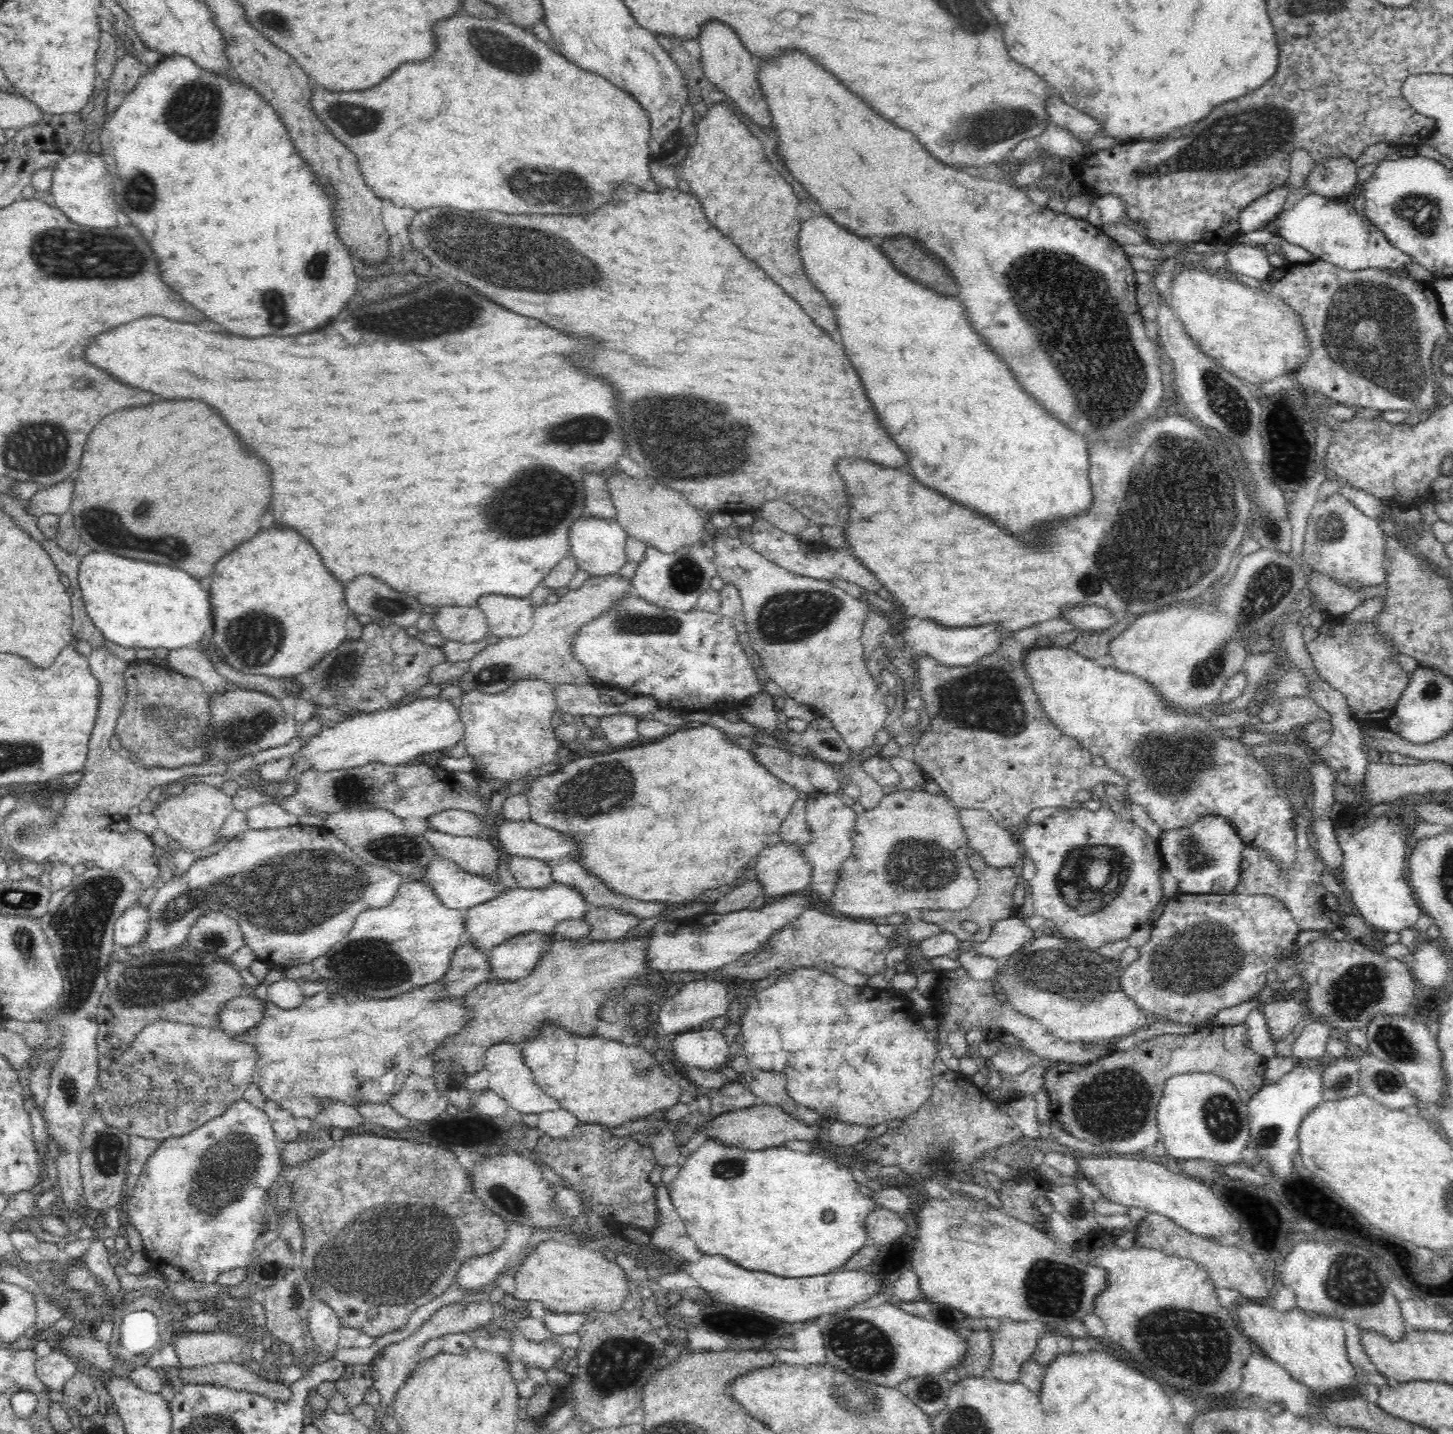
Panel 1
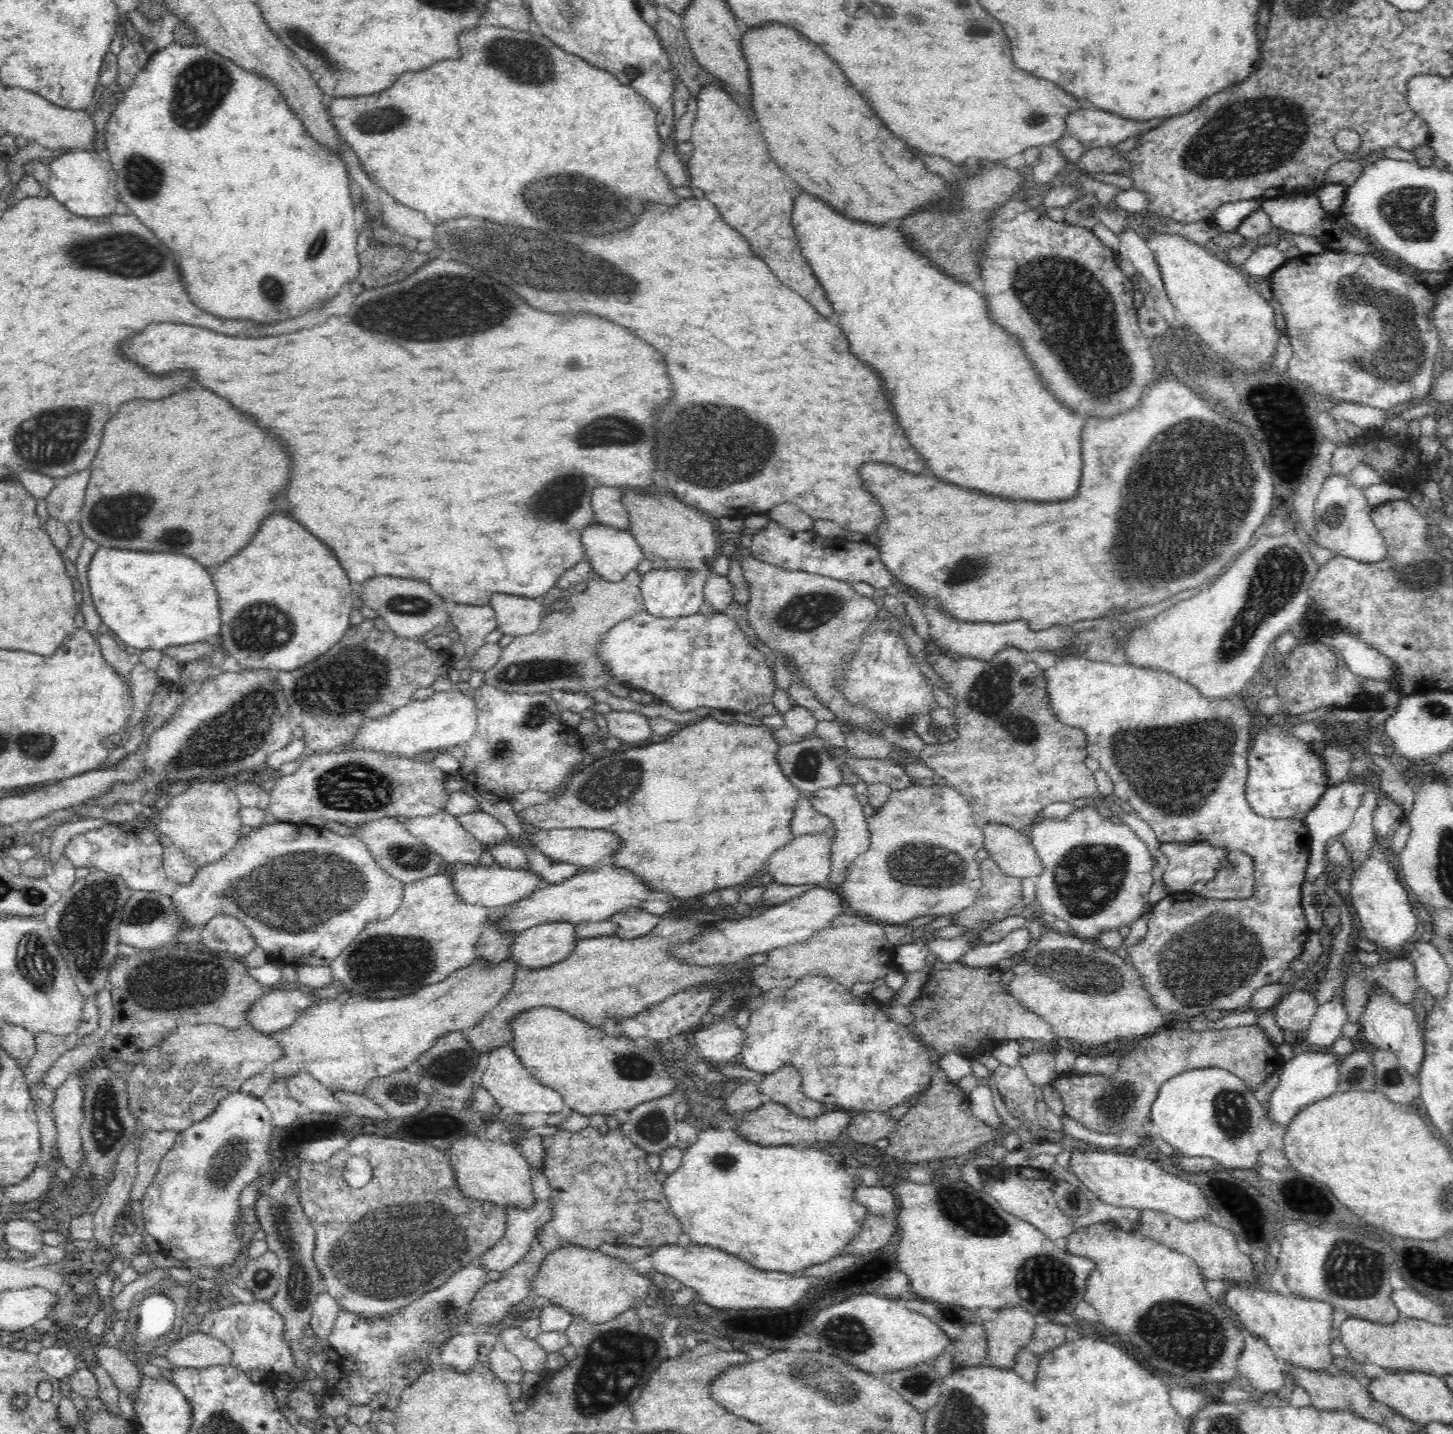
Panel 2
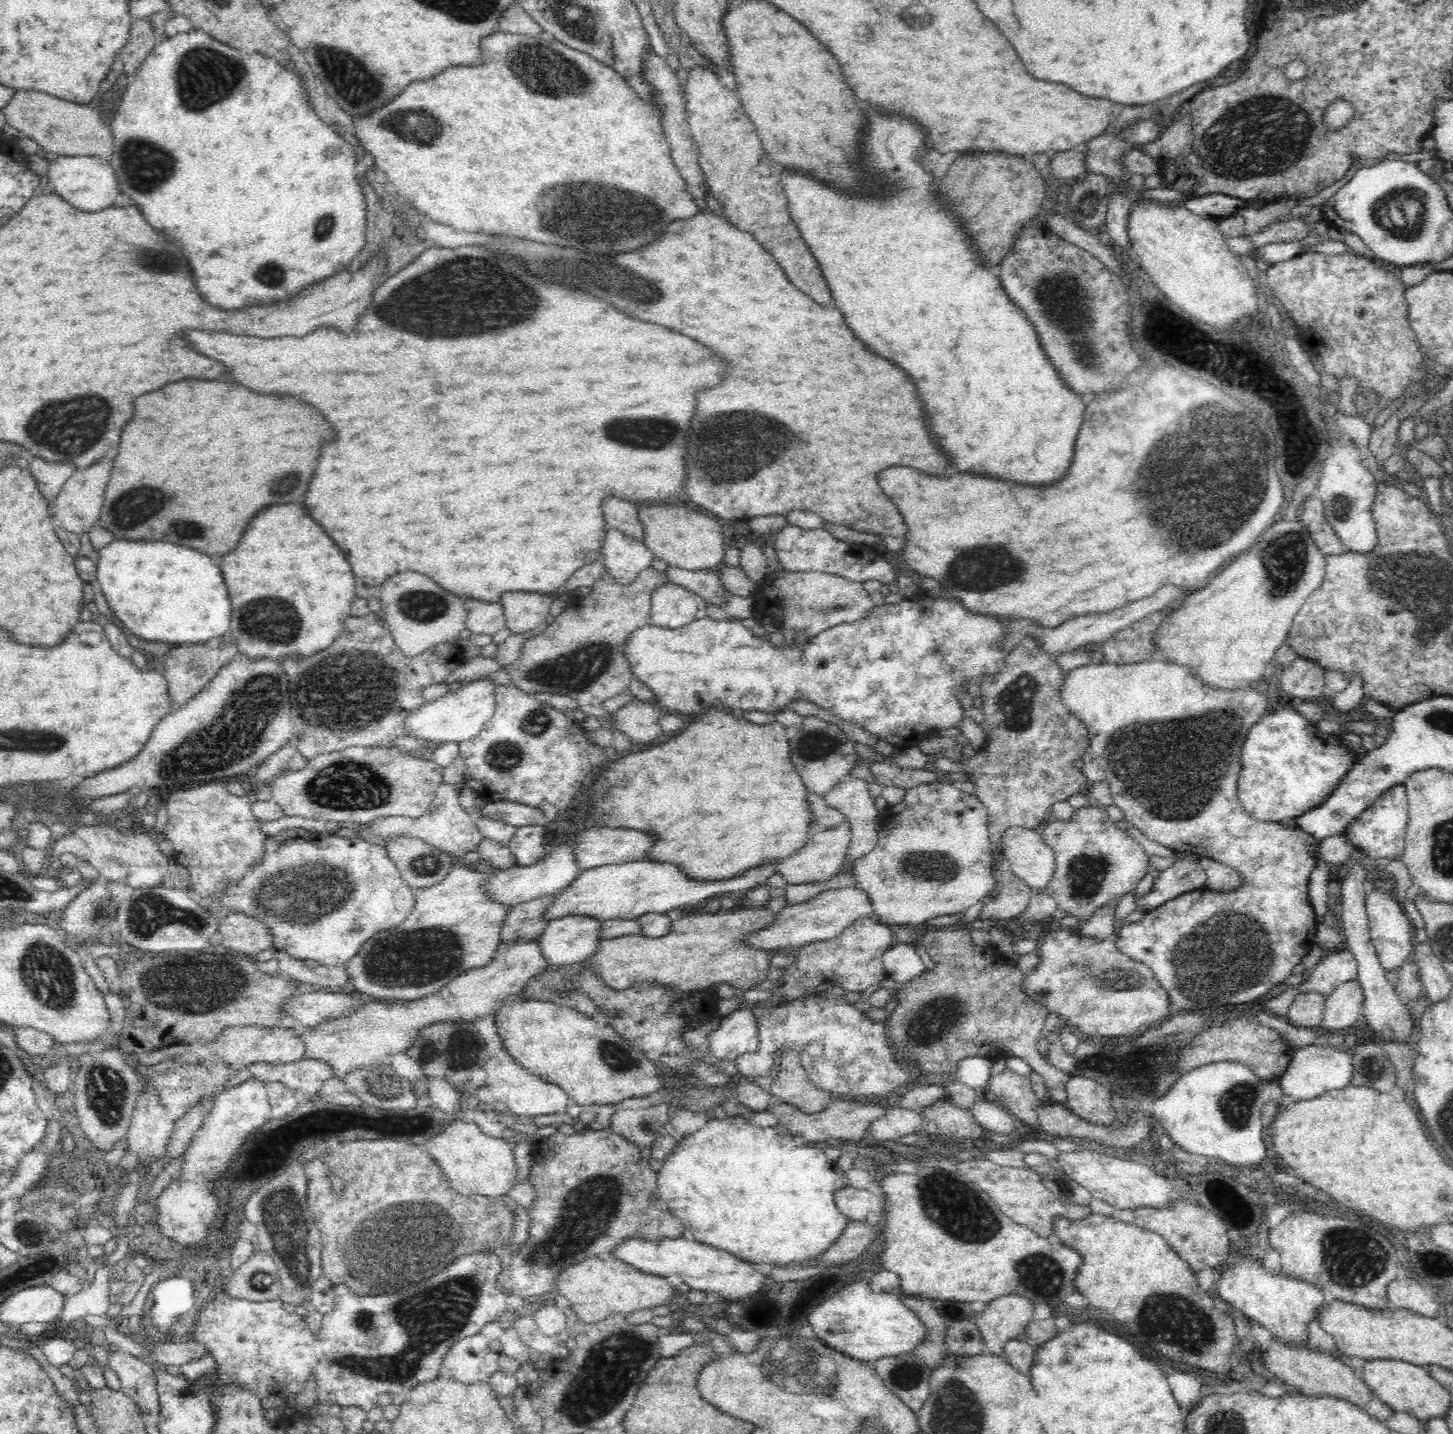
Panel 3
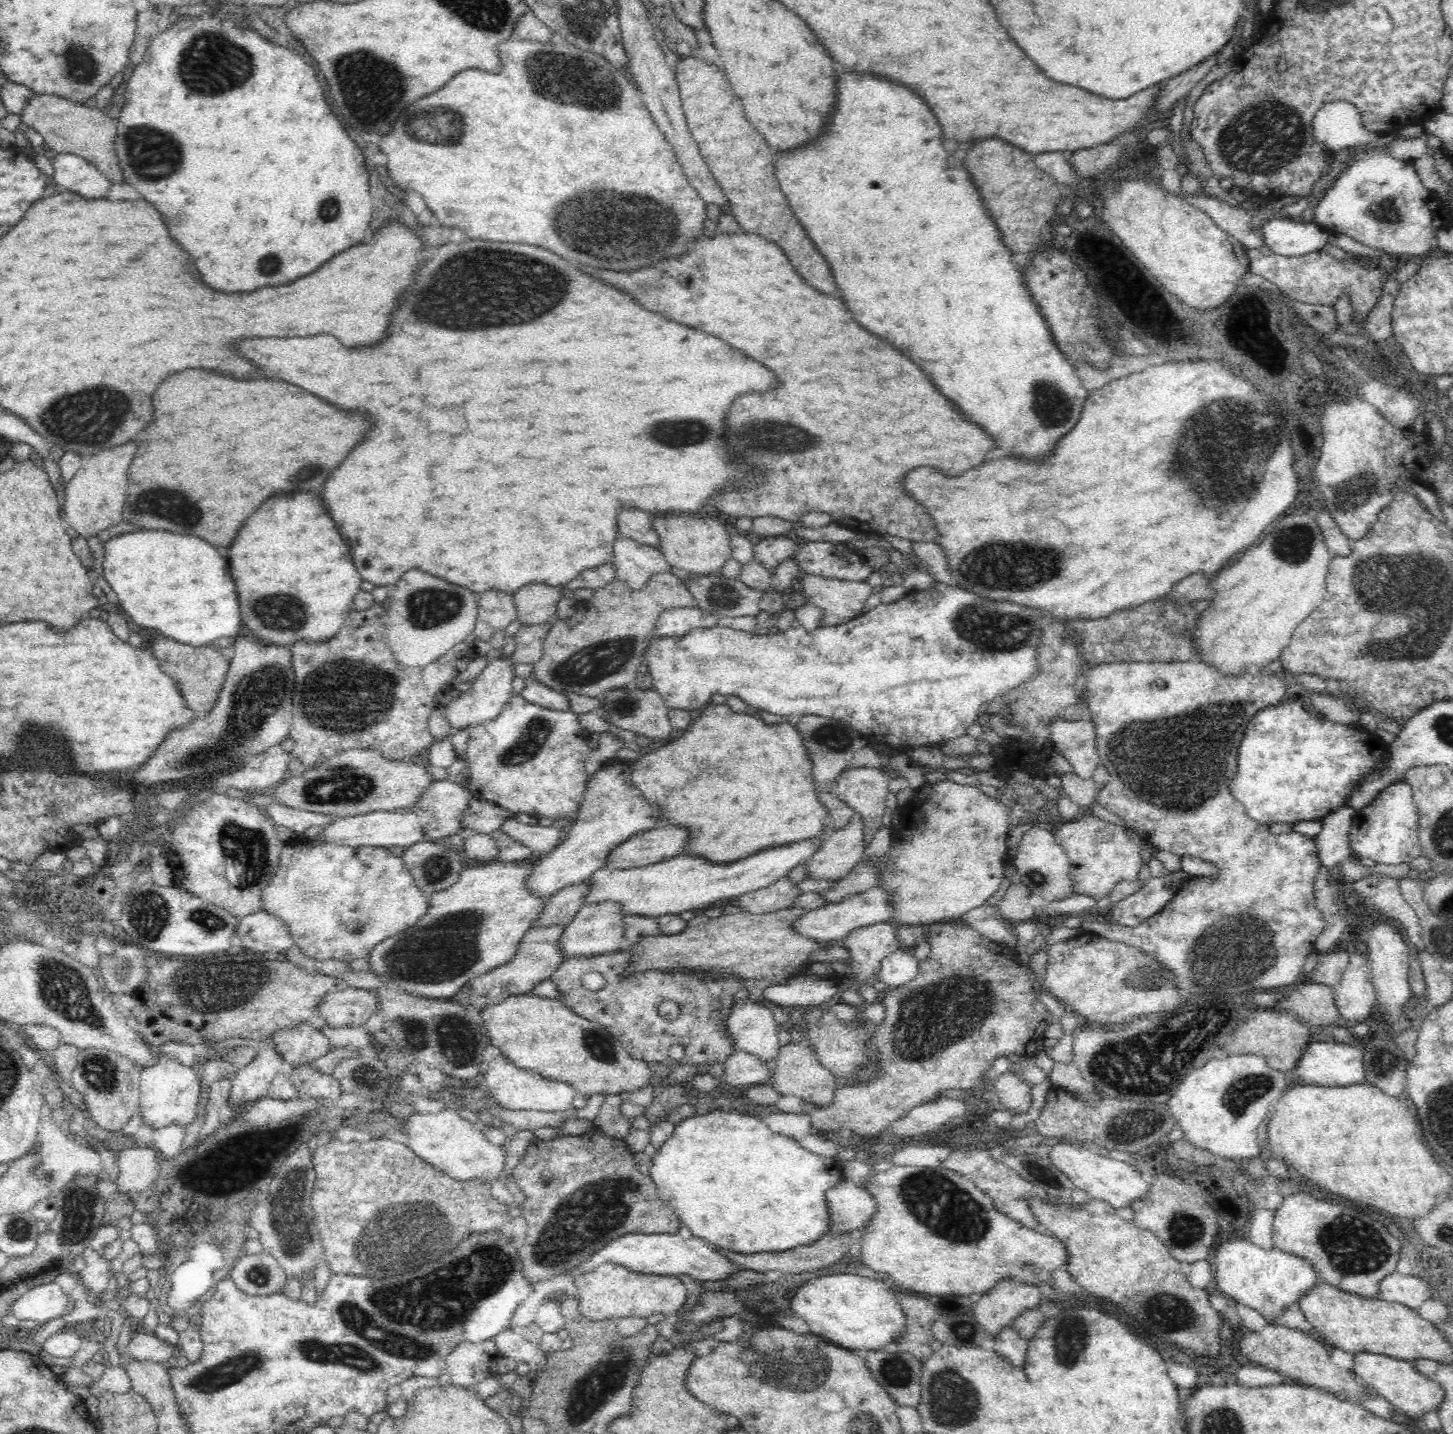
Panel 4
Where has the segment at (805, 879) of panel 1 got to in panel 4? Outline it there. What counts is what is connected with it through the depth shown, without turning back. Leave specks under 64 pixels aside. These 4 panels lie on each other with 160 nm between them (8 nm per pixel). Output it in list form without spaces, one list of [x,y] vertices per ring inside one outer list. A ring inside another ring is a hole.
[[[855,812],[850,822],[840,830],[834,831],[830,838],[820,846],[820,850],[814,854],[810,861],[804,862],[807,865],[807,878],[813,880],[832,880],[834,882],[844,879],[861,862],[866,860],[864,843],[864,825],[862,815]]]

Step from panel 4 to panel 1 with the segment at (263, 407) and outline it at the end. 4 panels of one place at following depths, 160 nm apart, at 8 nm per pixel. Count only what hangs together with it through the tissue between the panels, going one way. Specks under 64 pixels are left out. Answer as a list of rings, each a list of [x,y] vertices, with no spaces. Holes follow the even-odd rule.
[[[164,400],[154,406],[118,410],[102,418],[92,430],[84,450],[71,512],[81,542],[96,552],[170,564],[202,580],[214,572],[214,564],[224,554],[258,534],[260,520],[270,504],[272,488],[266,462],[246,452],[224,418],[202,400]],[[118,524],[132,532],[126,534],[126,538],[132,540],[124,540],[124,546]]]

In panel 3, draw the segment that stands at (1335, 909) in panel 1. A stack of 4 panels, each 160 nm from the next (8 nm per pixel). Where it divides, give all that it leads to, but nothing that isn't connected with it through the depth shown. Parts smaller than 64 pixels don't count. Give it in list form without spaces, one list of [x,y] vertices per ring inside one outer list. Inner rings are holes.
[[[1201,856],[1199,862],[1206,872],[1207,882],[1205,888],[1210,892],[1230,893],[1240,888],[1242,875],[1234,869],[1214,861],[1213,859]]]

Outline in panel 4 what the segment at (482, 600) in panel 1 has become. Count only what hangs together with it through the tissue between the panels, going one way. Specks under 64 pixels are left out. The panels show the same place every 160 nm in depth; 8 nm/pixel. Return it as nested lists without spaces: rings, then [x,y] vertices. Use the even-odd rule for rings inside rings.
[[[535,582],[522,586],[513,594],[518,607],[518,621],[523,625],[546,623],[556,612],[562,598],[562,587]]]

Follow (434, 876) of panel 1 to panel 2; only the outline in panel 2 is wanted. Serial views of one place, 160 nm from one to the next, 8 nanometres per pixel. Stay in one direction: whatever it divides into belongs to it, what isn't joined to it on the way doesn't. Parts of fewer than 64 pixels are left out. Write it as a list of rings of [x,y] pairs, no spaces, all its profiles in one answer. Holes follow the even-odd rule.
[[[456,863],[446,867],[453,874],[453,888],[459,900],[468,904],[478,904],[489,910],[510,906],[520,900],[531,896],[536,890],[548,887],[549,883],[531,870],[512,870],[500,867],[497,863],[492,866],[466,866]]]

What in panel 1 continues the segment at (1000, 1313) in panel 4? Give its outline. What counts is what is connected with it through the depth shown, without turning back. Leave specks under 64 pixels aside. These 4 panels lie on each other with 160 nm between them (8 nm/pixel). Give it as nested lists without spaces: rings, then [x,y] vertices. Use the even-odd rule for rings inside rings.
[[[1003,1320],[993,1336],[993,1356],[988,1374],[1002,1382],[1018,1381],[1022,1363],[1033,1358],[1040,1340],[1038,1325],[1031,1321]]]

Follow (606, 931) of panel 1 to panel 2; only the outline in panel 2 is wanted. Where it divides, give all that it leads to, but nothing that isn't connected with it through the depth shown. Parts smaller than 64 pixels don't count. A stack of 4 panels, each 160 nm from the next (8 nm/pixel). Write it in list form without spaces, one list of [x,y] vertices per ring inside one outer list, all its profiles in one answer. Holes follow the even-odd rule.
[[[630,906],[626,910],[620,910],[609,920],[619,928],[618,933],[615,933],[614,936],[632,939],[651,934],[663,919],[642,908]]]

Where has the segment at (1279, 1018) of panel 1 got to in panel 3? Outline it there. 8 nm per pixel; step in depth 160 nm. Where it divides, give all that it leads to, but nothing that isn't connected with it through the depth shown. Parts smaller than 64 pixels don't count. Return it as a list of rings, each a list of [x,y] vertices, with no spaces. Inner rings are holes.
[[[1316,992],[1298,994],[1289,1006],[1286,1019],[1294,1026],[1318,1028],[1324,1018],[1326,997]]]

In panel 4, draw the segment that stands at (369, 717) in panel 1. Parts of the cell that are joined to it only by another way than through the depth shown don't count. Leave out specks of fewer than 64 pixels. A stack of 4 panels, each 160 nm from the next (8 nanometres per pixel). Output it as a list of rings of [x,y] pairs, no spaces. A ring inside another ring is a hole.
[[[499,658],[489,662],[480,674],[473,680],[469,690],[461,692],[456,699],[444,707],[445,718],[451,724],[451,733],[462,728],[474,728],[478,723],[483,723],[496,718],[502,712],[503,706],[514,695],[512,682],[514,682],[514,662],[510,658]]]

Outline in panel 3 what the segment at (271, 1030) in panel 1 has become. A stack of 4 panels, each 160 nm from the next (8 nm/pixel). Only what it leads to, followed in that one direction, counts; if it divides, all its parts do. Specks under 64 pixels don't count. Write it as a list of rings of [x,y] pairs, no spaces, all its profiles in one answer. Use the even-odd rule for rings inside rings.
[[[518,939],[501,942],[494,960],[488,966],[466,970],[454,978],[437,994],[408,1002],[372,1002],[356,1014],[332,1018],[314,1028],[304,1030],[300,1039],[306,1045],[305,1058],[318,1059],[340,1079],[358,1067],[377,1067],[390,1064],[392,1056],[410,1048],[418,1031],[429,1024],[442,1021],[474,1021],[496,1010],[501,1002],[518,997],[528,986],[530,978],[549,967],[536,939]]]

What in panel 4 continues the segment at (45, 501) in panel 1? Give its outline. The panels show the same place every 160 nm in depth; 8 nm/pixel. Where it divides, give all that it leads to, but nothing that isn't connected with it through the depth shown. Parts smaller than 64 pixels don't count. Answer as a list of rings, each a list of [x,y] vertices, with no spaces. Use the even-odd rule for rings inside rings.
[[[133,440],[84,458],[74,478],[67,482],[66,501],[61,508],[64,510],[66,522],[80,536],[98,537],[98,532],[114,528],[122,522],[122,512],[126,505],[126,496],[128,496],[128,470],[136,450],[138,450],[138,444]]]

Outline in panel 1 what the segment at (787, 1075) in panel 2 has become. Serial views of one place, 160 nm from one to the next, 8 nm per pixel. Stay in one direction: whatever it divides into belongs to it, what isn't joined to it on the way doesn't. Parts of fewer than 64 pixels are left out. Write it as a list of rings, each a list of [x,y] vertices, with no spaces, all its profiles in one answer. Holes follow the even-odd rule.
[[[749,1068],[741,1079],[752,1093],[762,1098],[762,1102],[782,1107],[792,1118],[797,1118],[806,1125],[822,1122],[821,1114],[798,1104],[790,1097],[790,1093],[786,1092],[786,1073]]]

